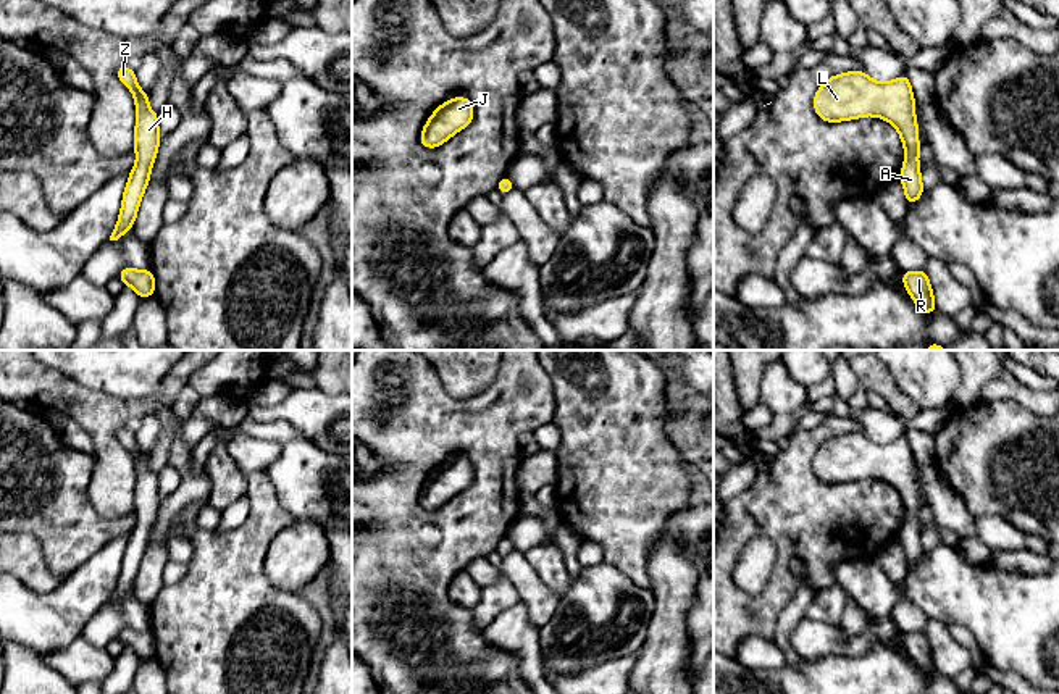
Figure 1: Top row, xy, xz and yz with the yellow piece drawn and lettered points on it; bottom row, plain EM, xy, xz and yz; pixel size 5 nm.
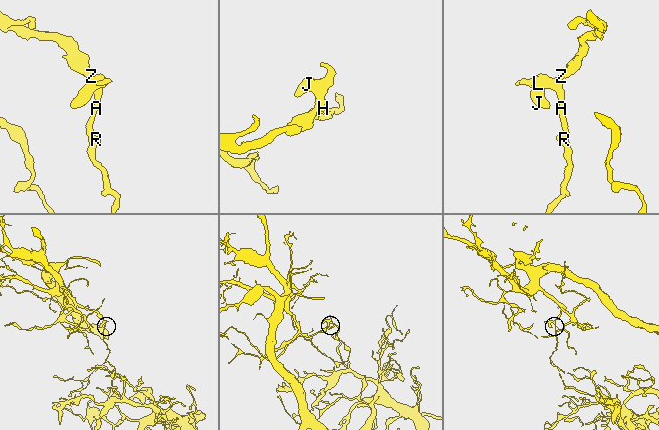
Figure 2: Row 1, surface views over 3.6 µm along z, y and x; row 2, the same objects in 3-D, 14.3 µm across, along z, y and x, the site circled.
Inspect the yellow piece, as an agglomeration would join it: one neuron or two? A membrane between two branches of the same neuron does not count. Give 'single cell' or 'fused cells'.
fused cells

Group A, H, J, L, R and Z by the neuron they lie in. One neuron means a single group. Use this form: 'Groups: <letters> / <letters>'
Groups: A R / H J L Z

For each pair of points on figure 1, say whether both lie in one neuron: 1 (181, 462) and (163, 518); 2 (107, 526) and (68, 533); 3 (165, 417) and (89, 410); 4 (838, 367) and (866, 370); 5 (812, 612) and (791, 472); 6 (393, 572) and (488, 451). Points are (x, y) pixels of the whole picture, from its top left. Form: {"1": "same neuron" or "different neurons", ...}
{"1": "same neuron", "2": "same neuron", "3": "different neurons", "4": "different neurons", "5": "different neurons", "6": "same neuron"}

